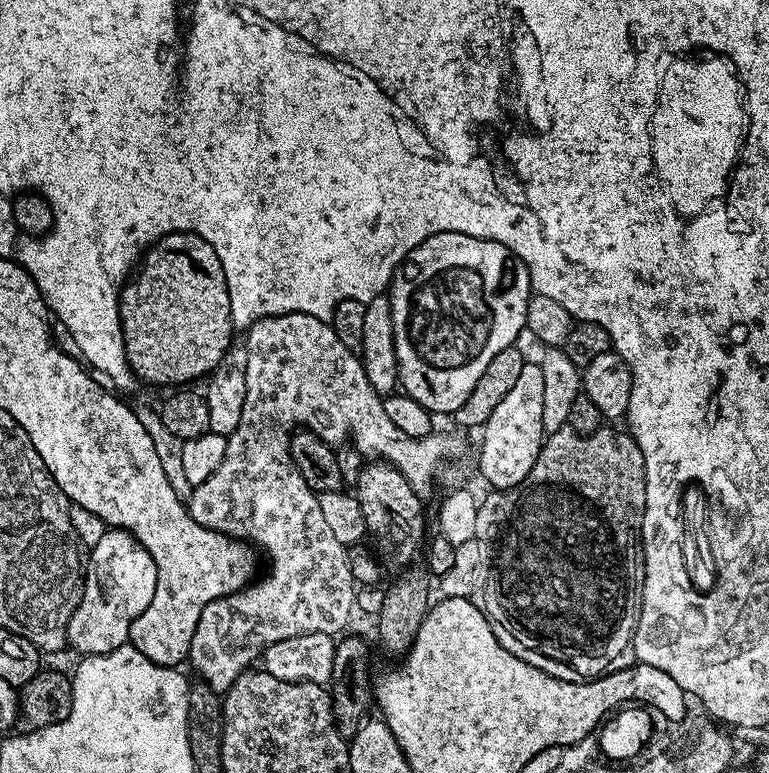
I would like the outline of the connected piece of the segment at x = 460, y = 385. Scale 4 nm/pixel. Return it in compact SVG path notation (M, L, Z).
M439 232L426 242L419 244L403 262L397 266L395 274L392 276L392 283L386 289L386 295L390 302L392 311L392 322L394 324L394 350L398 360L398 370L400 371L400 384L403 391L411 396L415 403L422 405L428 412L439 414L448 412L455 414L458 406L470 398L470 390L474 390L478 378L482 378L482 370L486 370L486 365L490 363L490 358L498 354L498 350L506 350L513 347L518 334L526 327L526 306L529 296L533 295L530 274L526 266L516 255L506 246L502 246L496 240L486 238L474 238L470 234L458 234L457 232Z

